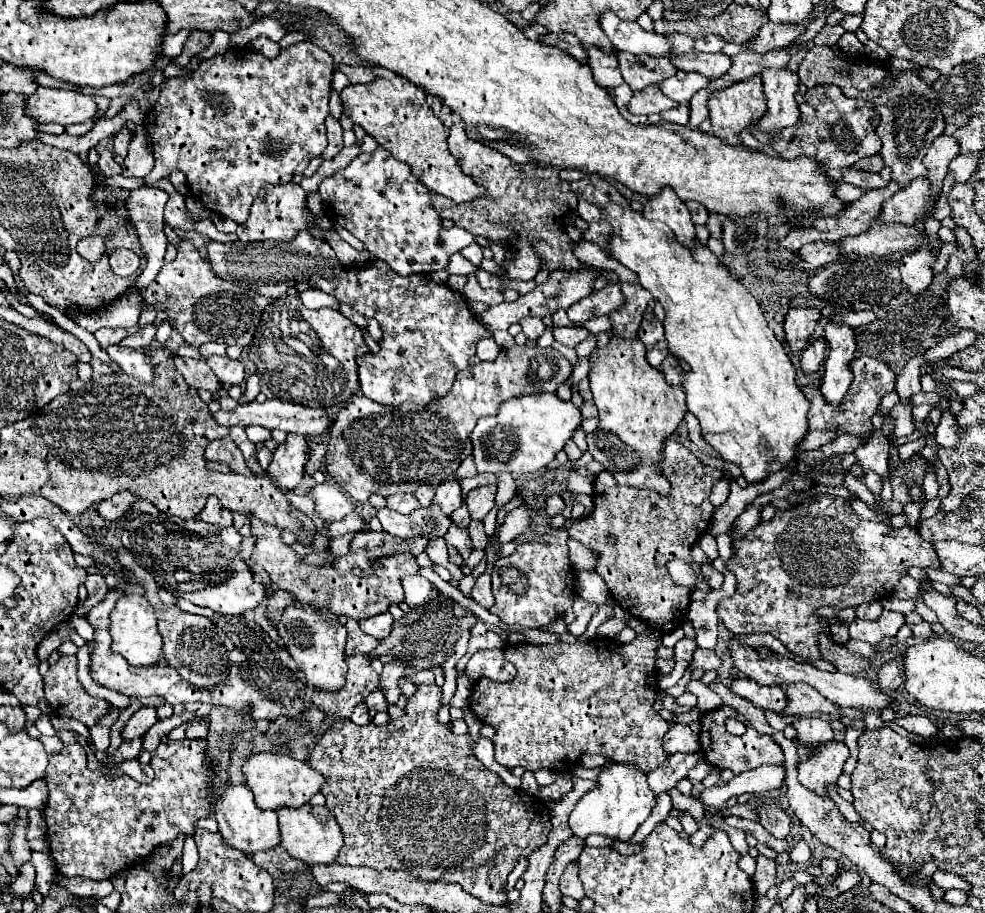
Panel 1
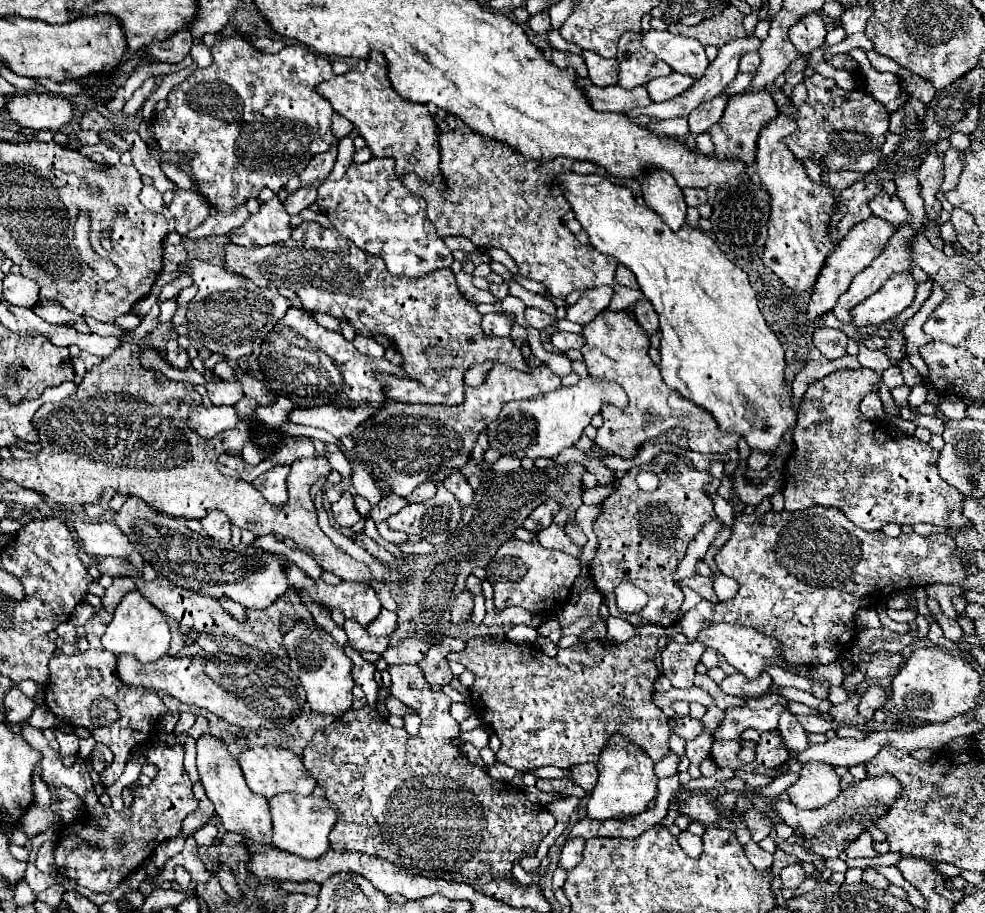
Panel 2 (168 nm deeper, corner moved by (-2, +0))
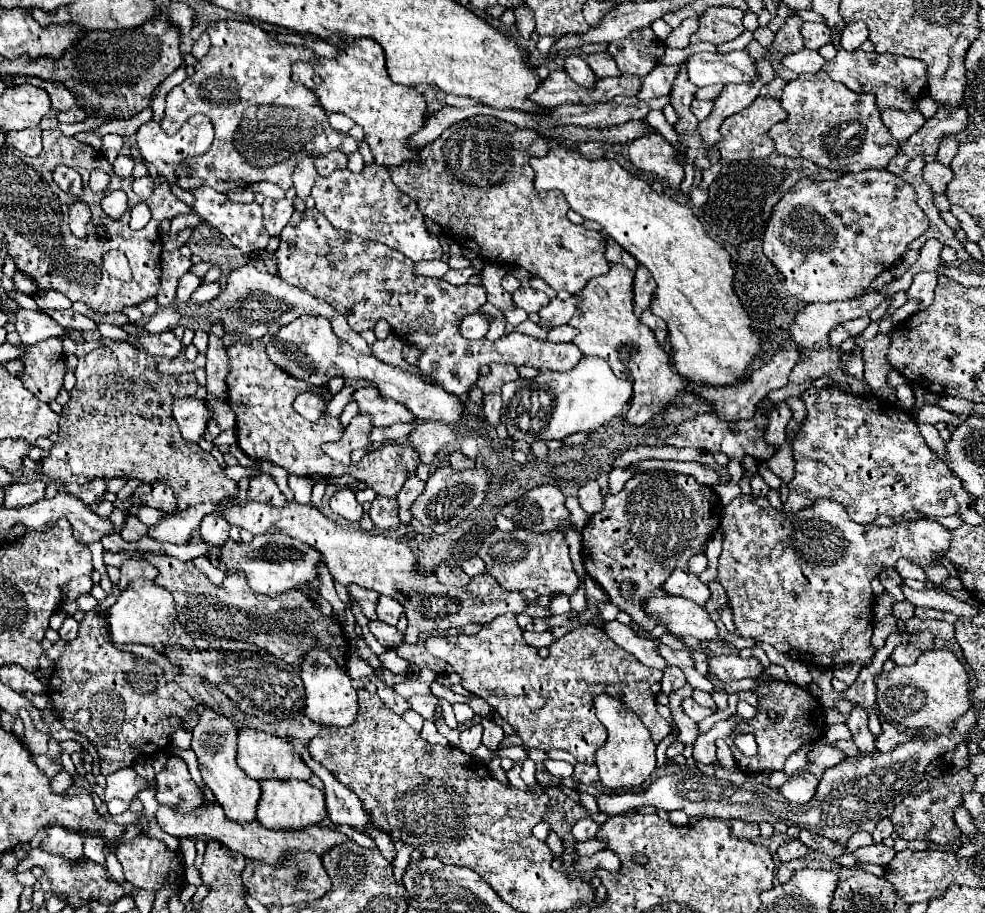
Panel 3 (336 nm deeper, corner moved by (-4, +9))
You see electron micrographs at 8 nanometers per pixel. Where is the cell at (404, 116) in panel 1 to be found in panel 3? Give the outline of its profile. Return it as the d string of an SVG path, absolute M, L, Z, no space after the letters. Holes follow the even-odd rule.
M352 39L346 41L334 59L320 57L316 61L298 61L292 67L292 79L312 89L318 95L318 103L324 107L324 111L344 113L360 125L364 129L364 141L368 143L378 165L390 167L418 159L418 153L412 151L406 141L408 135L416 133L424 125L424 95L414 87L398 85L388 77L384 51L376 41Z

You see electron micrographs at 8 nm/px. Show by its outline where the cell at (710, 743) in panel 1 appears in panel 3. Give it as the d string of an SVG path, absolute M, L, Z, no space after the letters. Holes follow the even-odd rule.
M758 677L756 679L759 685L752 691L759 697L758 715L750 721L744 721L742 727L738 727L738 735L740 733L754 733L756 743L758 743L758 753L754 757L746 757L742 755L736 745L734 739L726 737L728 747L734 753L736 765L740 771L744 773L770 773L770 771L782 771L784 761L788 759L790 753L794 753L796 749L800 749L804 743L814 743L822 737L824 733L824 709L818 701L818 697L810 695L806 689L794 685L794 683L782 683L782 681L772 681L766 677ZM769 709L780 711L780 721L774 723L768 719L767 711Z

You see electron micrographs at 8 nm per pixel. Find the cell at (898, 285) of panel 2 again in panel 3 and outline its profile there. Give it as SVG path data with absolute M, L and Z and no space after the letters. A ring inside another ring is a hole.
M874 291L852 301L806 305L798 311L794 325L790 327L792 339L798 343L798 347L804 349L816 349L816 351L828 349L830 347L828 333L832 331L834 325L856 317L864 317L882 301L892 301L892 299L882 297L880 291Z

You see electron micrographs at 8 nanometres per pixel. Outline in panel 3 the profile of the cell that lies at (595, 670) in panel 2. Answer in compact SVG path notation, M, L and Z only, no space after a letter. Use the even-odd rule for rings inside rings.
M506 613L494 617L476 635L428 637L426 651L452 665L454 671L462 677L462 687L472 695L482 697L496 713L500 713L500 717L518 731L526 747L542 749L542 751L564 749L572 753L578 763L594 763L596 749L602 747L602 743L606 741L606 729L596 719L592 707L592 695L596 693L610 693L612 697L620 699L626 707L634 711L642 719L642 723L650 729L654 743L660 743L670 733L670 725L658 715L656 701L650 691L652 683L662 681L662 671L642 665L638 659L634 659L624 649L620 649L600 627L580 627L556 639L550 645L550 657L542 659L538 655L538 649L526 645L526 641L522 639L522 631L516 623L516 617L512 613Z

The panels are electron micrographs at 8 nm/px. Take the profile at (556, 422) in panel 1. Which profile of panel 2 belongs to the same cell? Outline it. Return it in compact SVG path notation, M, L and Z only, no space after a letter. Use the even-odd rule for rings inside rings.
M592 376L582 378L572 388L558 388L554 392L536 396L530 400L508 402L502 408L500 416L492 424L488 424L488 428L486 428L488 442L492 448L498 448L502 456L514 454L516 458L528 456L532 460L554 458L564 448L574 446L580 440L584 428L590 424L592 416L600 412L604 402L624 408L628 404L628 396L618 384L606 382L606 380L596 380Z

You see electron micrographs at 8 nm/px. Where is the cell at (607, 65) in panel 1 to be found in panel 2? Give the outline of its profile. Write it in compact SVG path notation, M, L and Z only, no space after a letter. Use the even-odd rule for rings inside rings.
M584 52L584 60L588 66L588 78L596 86L612 86L618 84L618 60L602 58L596 52Z

